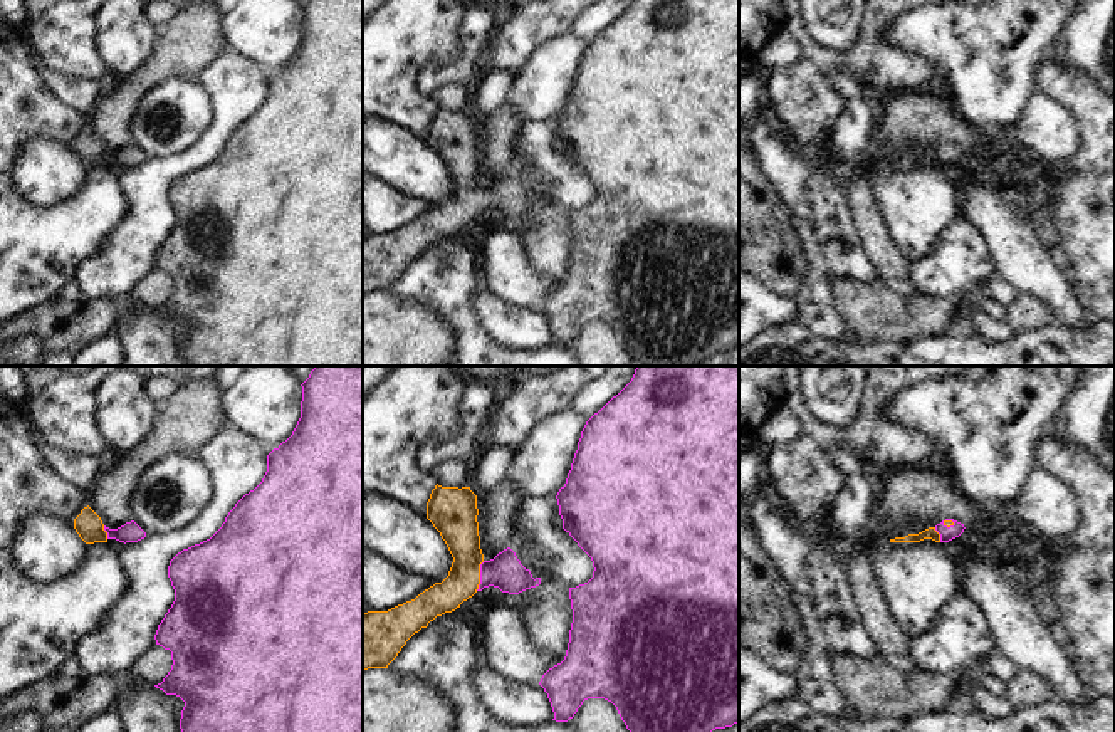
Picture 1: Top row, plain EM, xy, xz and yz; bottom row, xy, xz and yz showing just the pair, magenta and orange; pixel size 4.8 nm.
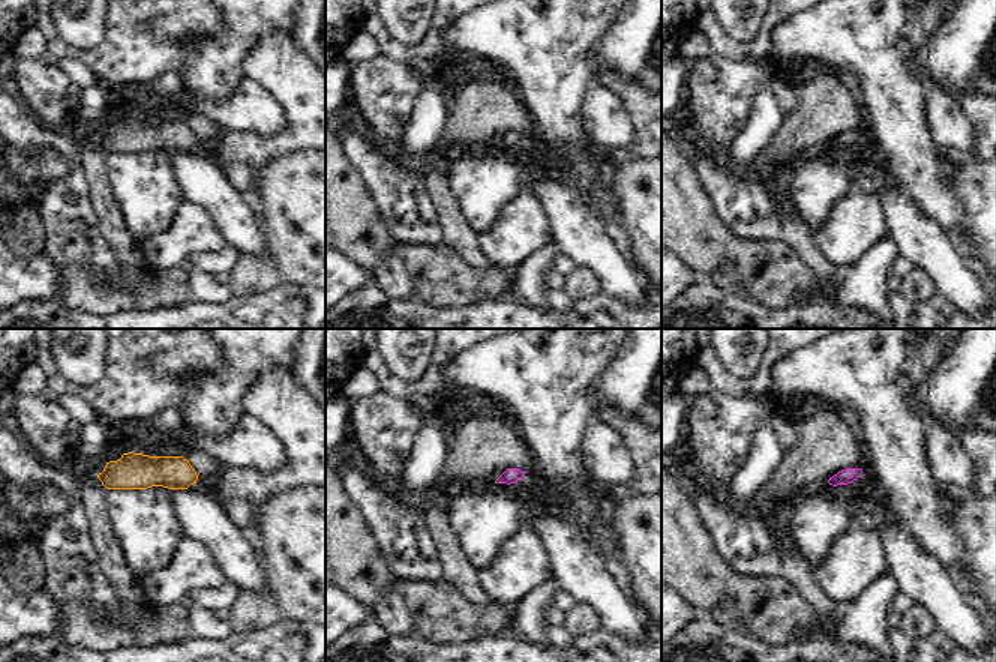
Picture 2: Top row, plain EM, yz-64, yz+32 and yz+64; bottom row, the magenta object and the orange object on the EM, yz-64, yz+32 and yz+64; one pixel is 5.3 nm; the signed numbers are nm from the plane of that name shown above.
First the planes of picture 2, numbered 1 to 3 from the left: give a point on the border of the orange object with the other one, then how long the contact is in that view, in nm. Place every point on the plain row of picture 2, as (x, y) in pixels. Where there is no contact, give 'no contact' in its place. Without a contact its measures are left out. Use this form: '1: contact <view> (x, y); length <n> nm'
1: no contact
2: no contact
3: no contact

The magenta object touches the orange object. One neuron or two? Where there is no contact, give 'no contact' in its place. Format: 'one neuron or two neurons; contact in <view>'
one neuron; contact in xz

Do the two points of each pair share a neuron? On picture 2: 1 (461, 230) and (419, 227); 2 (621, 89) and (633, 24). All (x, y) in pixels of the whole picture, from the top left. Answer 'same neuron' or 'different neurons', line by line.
1: different neurons
2: different neurons

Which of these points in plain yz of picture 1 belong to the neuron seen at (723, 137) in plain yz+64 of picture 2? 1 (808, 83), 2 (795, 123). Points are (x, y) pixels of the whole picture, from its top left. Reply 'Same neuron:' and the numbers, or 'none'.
Same neuron: 1, 2

